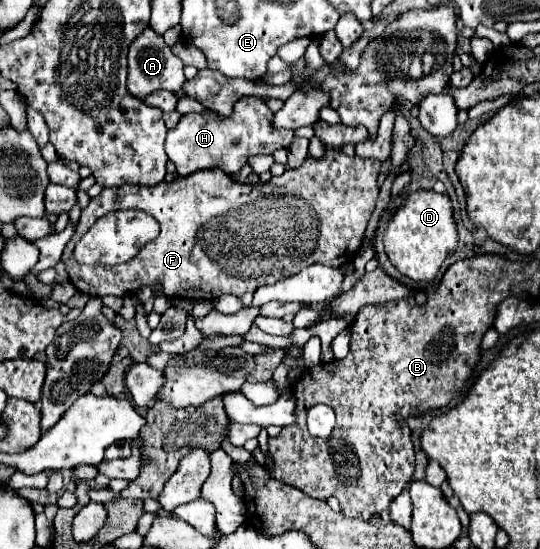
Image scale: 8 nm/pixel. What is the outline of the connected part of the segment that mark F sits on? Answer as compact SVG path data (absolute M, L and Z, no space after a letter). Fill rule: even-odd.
M327 149L321 159L307 157L301 167L285 169L283 175L271 177L267 183L257 185L237 183L231 175L219 169L203 169L187 177L177 177L171 183L161 181L155 187L123 185L117 189L103 189L83 209L75 235L67 243L61 261L65 263L71 283L89 297L133 295L143 285L151 287L153 293L159 293L167 299L215 301L223 293L241 297L243 293L253 293L261 285L283 281L313 263L323 263L335 269L349 263L361 247L369 217L377 203L379 169L381 161L377 159L361 159L357 155L347 157L341 149ZM119 209L139 209L153 215L161 225L159 237L145 245L131 261L123 265L107 267L77 263L73 259L75 243L99 217Z

